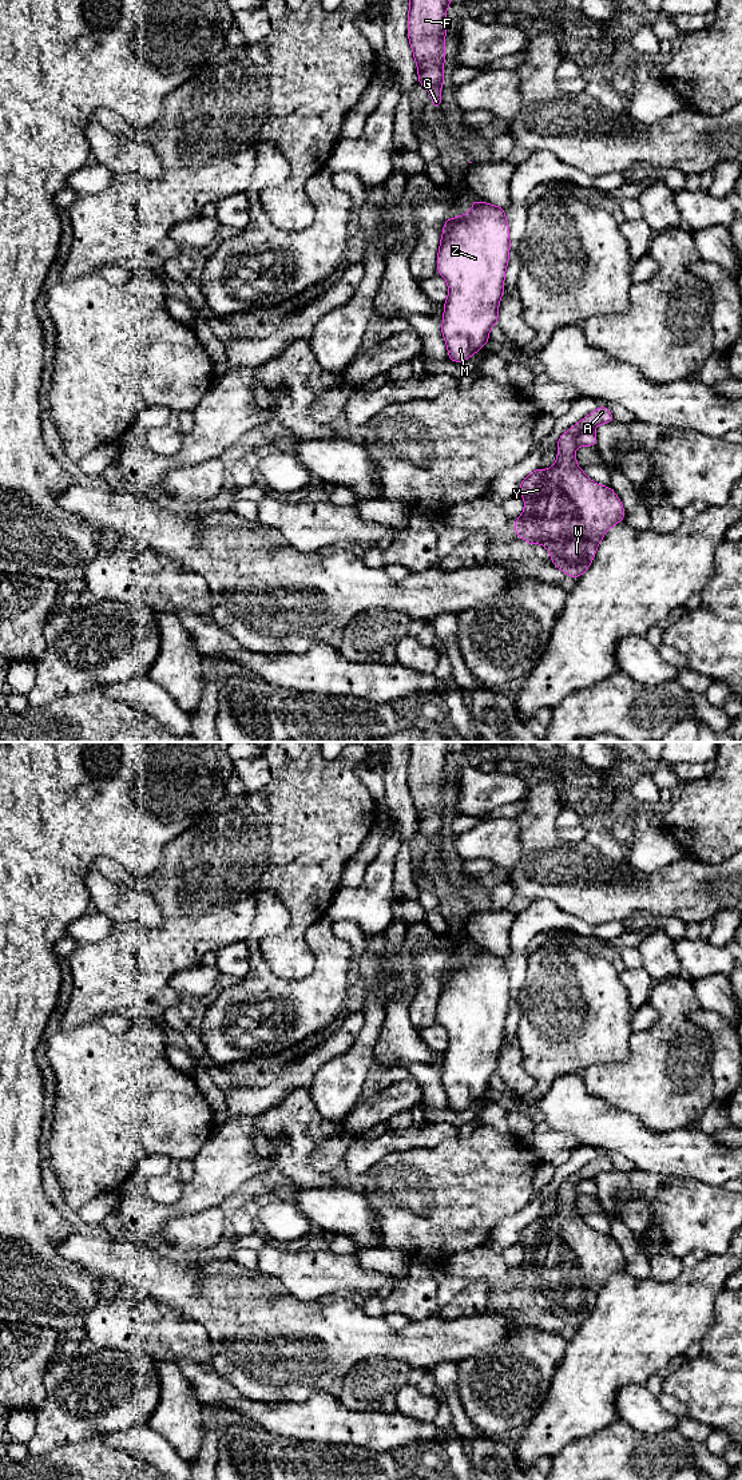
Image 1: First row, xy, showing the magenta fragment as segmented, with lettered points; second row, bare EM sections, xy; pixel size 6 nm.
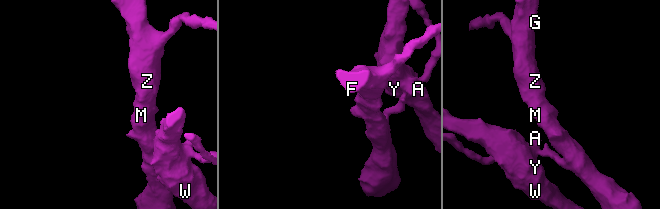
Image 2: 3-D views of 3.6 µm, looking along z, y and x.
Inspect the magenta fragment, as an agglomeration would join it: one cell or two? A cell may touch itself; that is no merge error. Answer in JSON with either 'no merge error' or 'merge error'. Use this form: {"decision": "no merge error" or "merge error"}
{"decision": "merge error"}

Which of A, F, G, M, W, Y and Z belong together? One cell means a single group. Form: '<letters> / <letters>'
A W Y / F G M Z

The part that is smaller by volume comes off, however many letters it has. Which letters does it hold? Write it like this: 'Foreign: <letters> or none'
Foreign: A, W, Y

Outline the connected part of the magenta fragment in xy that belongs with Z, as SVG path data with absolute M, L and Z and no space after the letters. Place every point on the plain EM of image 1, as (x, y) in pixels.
M476 949L471 955L469 961L445 969L437 1001L437 1021L448 1032L441 1083L448 1108L455 1111L467 1110L489 1090L491 1076L499 1070L511 999L505 957Z

